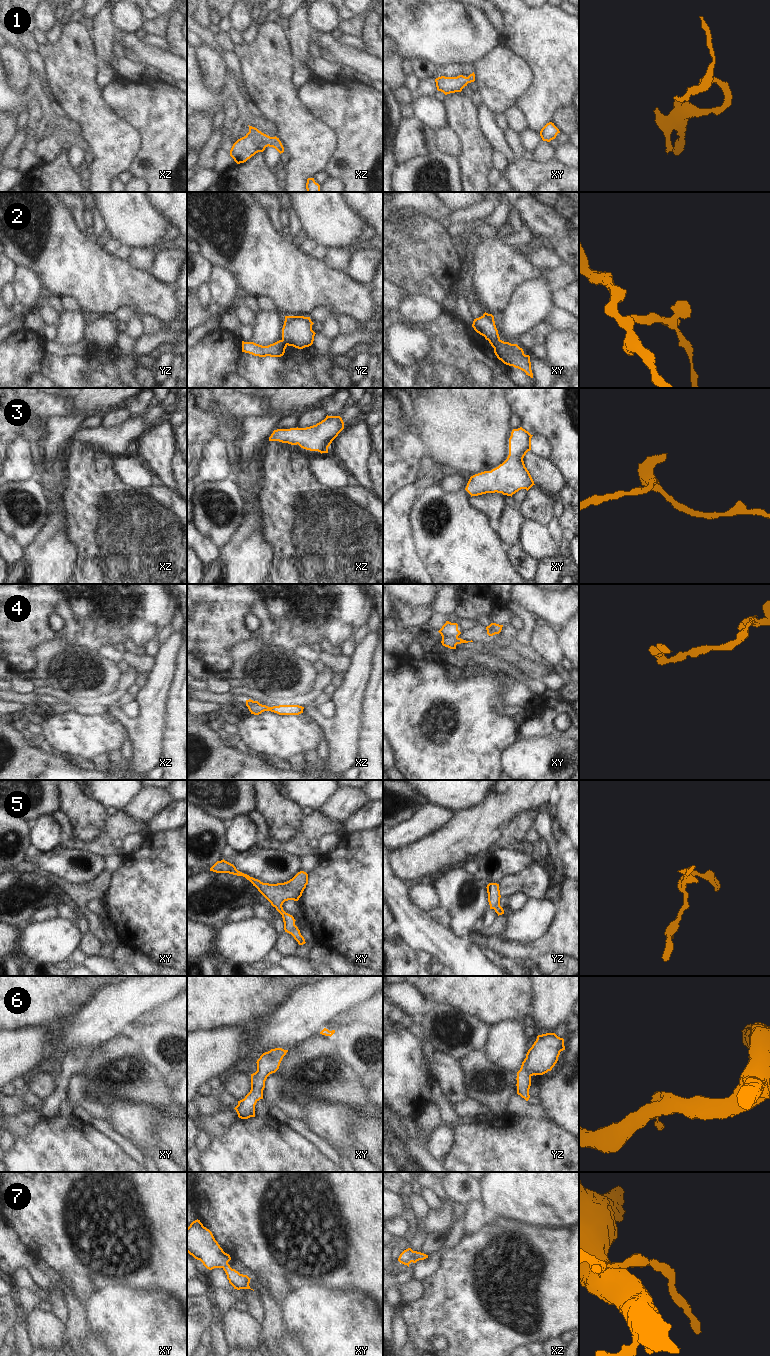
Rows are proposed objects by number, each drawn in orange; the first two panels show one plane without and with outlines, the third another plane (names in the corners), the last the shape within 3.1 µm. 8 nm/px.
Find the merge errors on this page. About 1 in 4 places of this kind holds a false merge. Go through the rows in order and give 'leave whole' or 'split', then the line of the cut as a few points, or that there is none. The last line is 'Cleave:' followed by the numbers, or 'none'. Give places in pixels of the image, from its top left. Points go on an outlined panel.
1: leave whole; cut none
2: split; cut xy (499, 339), (490, 343)
3: leave whole; cut none
4: split; cut xy (442, 636), (457, 637)
5: leave whole; cut none
6: leave whole; cut none
7: leave whole; cut none
Cleave: 2, 4

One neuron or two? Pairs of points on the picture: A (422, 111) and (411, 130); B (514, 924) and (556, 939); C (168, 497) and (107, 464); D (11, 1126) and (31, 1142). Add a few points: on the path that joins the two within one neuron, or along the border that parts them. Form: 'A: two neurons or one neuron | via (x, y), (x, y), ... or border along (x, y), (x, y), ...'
A: two neurons | border along (413, 117), (431, 129)
B: two neurons | border along (555, 914), (547, 930), (539, 938), (521, 943)
C: one neuron | via (150, 500), (131, 500), (113, 482)
D: two neurons | border along (40, 1119), (26, 1134), (20, 1135), (15, 1139)

